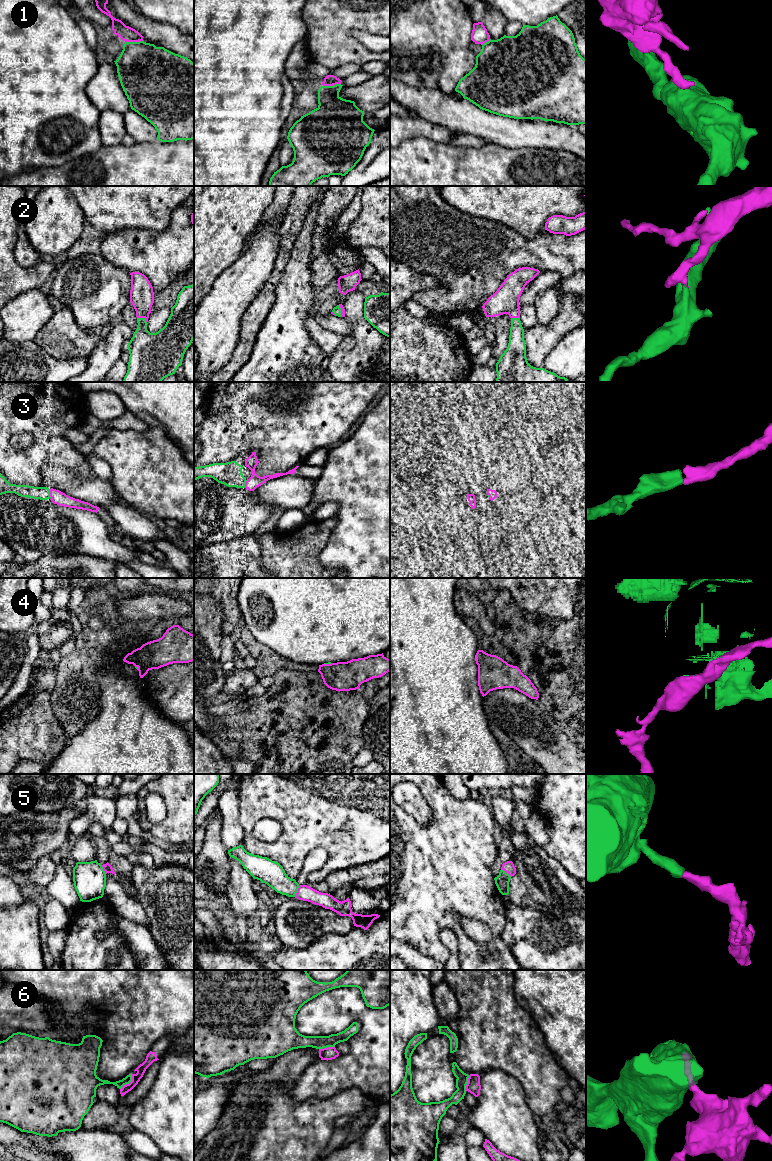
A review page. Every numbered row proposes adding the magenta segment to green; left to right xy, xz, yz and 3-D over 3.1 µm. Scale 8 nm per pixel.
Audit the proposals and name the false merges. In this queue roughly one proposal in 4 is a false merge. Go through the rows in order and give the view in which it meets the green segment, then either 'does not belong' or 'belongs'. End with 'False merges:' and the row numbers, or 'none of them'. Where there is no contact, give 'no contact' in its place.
1: contact in xz; does not belong
2: contact in xy; belongs
3: contact in xy; belongs
4: contact in xz; does not belong
5: contact in xz; belongs
6: contact in xy; does not belong
False merges: 1, 4, 6

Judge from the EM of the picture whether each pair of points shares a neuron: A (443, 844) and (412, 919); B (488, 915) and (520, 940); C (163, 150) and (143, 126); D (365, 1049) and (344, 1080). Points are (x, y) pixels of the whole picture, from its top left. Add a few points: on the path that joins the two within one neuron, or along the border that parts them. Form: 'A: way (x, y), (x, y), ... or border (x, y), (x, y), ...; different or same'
A: way (441, 863), (412, 892), (412, 900); same
B: border (505, 905), (505, 926), (501, 938), (509, 950); different
C: border (157, 139), (136, 143); different
D: way (365, 1057), (351, 1072); same

